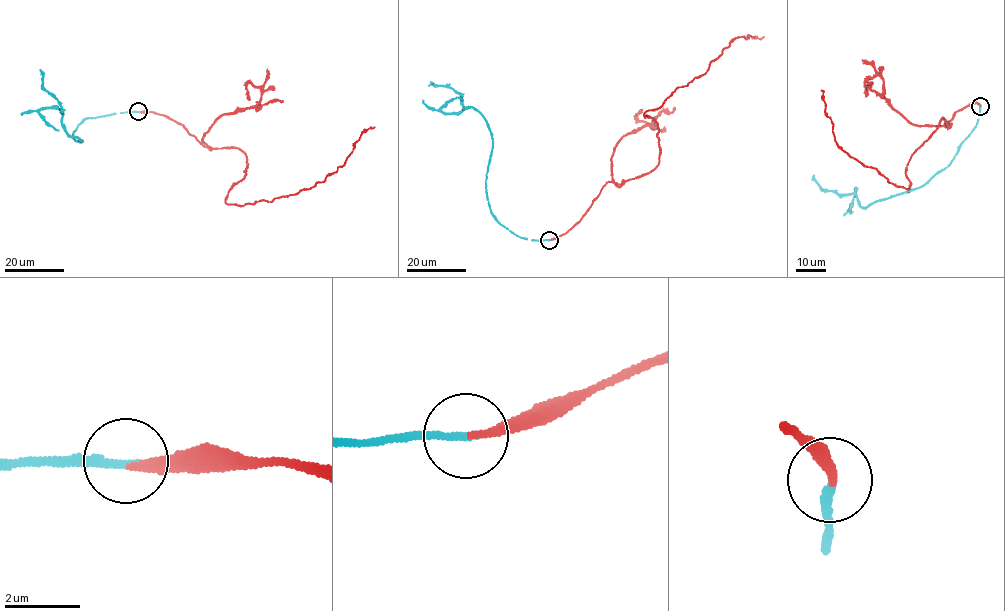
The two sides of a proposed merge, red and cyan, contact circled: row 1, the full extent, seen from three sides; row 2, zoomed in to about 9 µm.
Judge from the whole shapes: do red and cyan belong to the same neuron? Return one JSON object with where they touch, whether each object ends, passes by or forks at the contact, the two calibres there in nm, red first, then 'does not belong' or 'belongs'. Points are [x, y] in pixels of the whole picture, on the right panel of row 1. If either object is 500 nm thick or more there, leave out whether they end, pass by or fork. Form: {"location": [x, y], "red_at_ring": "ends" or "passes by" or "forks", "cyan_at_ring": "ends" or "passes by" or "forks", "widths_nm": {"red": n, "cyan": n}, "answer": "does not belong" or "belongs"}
{"location": [980, 106], "red_at_ring": "ends", "cyan_at_ring": "ends", "widths_nm": {"red": 220, "cyan": 200}, "answer": "belongs"}

